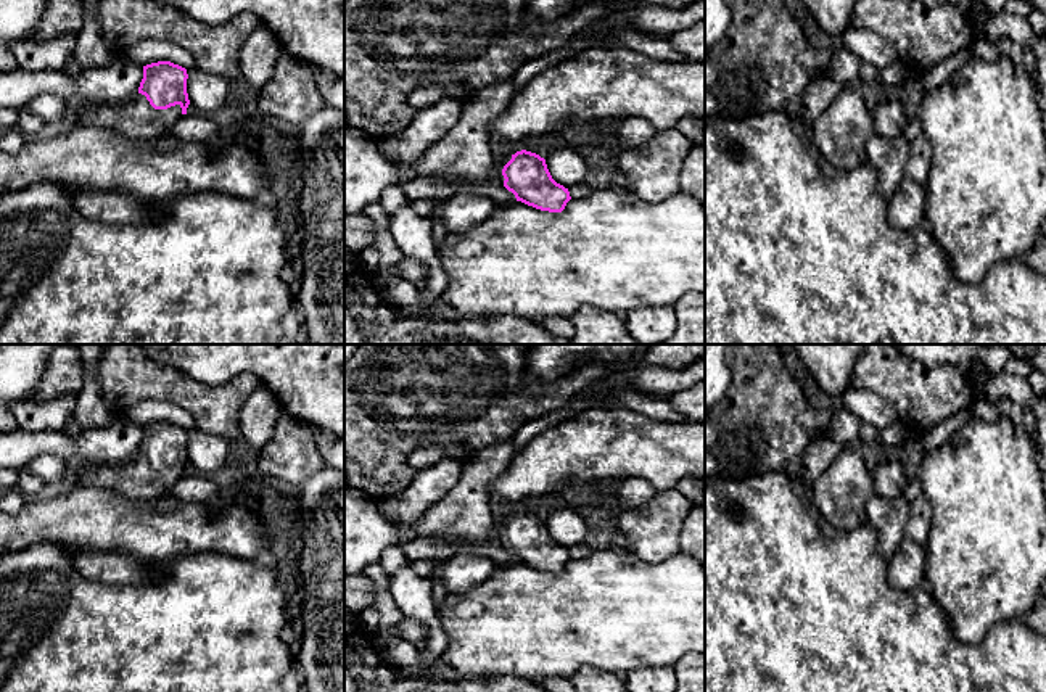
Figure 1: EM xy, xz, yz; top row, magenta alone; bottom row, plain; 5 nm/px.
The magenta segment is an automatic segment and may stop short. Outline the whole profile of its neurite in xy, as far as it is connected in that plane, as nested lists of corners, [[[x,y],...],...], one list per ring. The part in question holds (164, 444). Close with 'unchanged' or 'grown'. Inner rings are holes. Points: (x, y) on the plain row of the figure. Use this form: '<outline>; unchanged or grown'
[[[171,422],[143,426],[138,454],[117,467],[79,467],[80,488],[114,489],[148,500],[167,494],[187,475],[187,430]]]; grown

